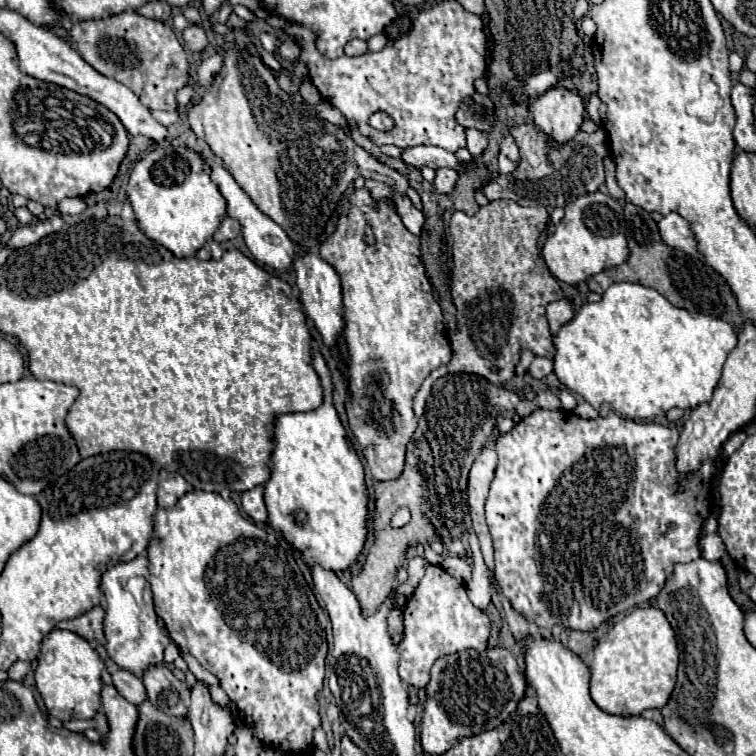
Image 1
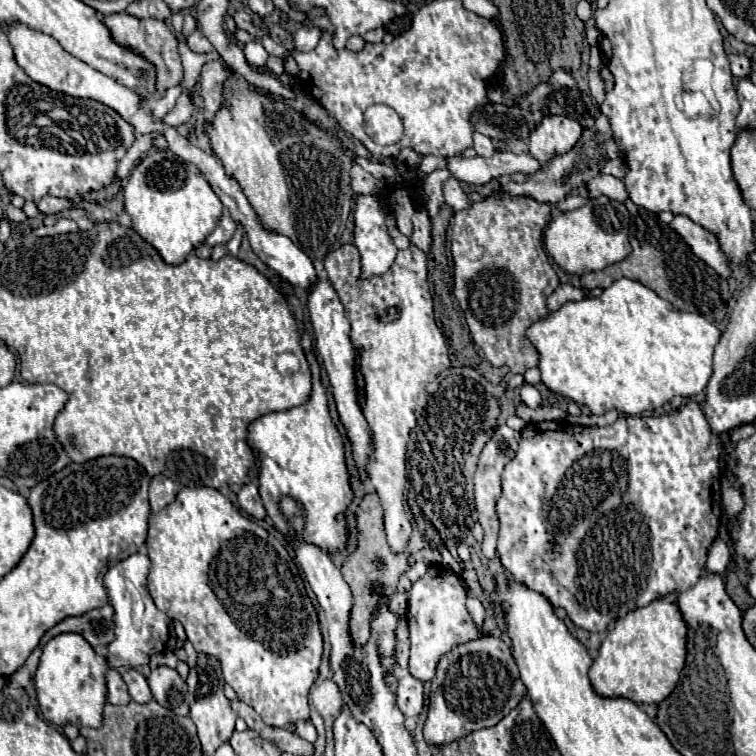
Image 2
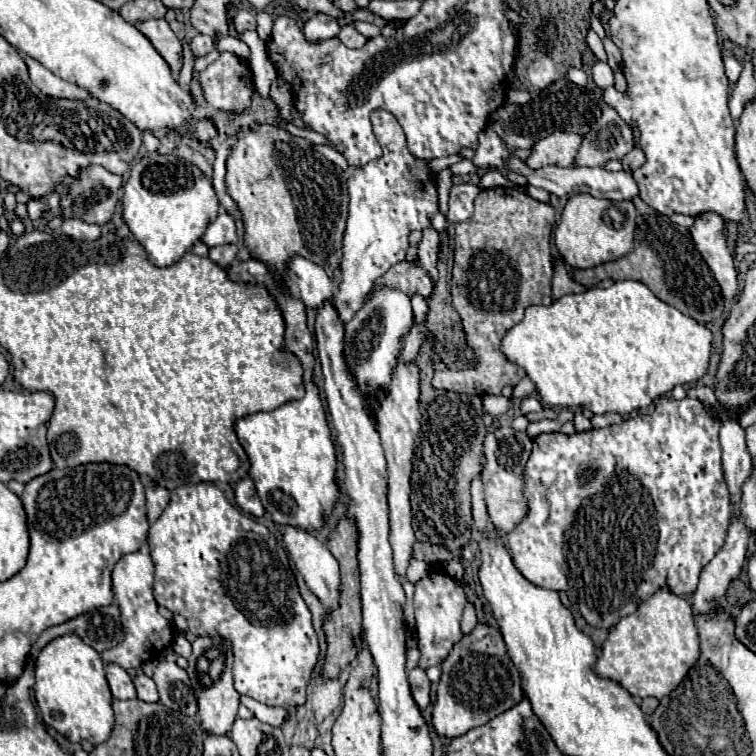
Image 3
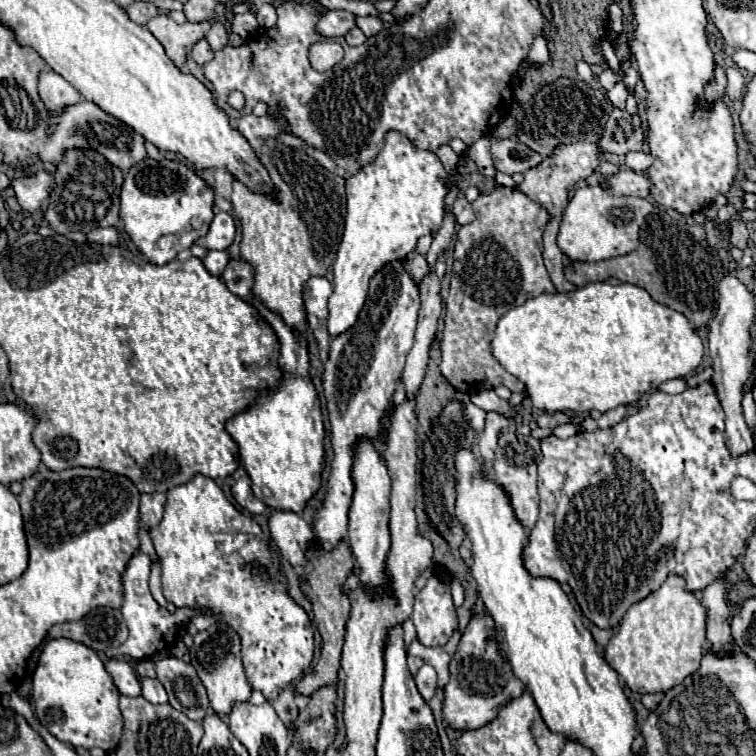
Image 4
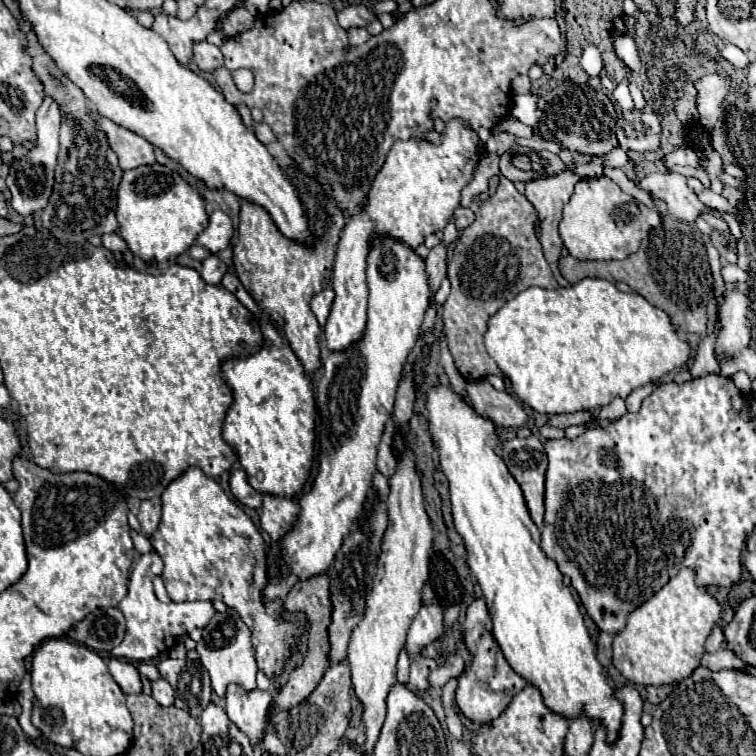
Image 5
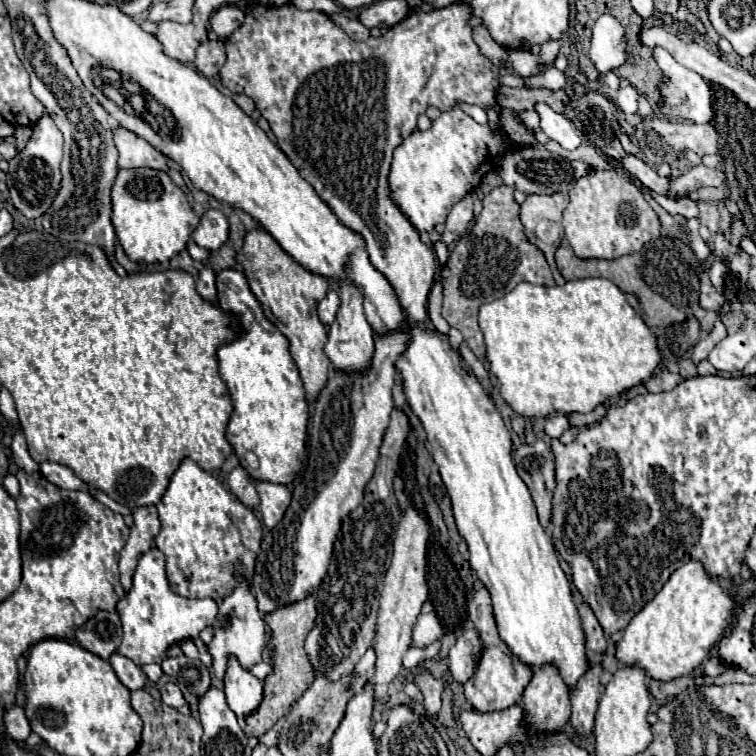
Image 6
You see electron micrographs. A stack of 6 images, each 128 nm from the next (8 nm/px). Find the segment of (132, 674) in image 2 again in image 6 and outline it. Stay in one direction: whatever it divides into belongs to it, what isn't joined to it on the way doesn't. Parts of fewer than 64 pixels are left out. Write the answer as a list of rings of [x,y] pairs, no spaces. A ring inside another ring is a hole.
[[[174,682],[164,684],[164,688],[160,690],[160,694],[162,694],[162,702],[168,704],[168,706],[172,706],[172,708],[180,708],[180,706],[186,704],[182,690]]]

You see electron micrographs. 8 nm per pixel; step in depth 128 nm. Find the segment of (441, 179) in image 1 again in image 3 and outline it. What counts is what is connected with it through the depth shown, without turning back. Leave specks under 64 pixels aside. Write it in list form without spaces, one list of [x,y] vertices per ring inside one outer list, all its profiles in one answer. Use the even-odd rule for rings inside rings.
[[[458,184],[458,186],[452,186],[450,190],[450,210],[446,214],[446,218],[450,222],[462,222],[462,220],[468,220],[474,212],[474,198],[478,196],[478,186],[474,184]]]

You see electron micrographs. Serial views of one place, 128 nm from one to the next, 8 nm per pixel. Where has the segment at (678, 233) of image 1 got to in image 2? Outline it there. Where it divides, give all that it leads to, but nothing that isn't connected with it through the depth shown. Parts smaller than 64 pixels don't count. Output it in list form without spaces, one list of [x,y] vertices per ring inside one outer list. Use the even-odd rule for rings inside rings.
[[[676,216],[672,222],[672,228],[676,228],[676,232],[680,232],[680,236],[684,236],[684,240],[692,248],[692,252],[696,252],[696,256],[700,256],[710,268],[714,268],[718,272],[718,276],[722,276],[724,280],[728,280],[732,276],[728,258],[720,250],[718,238],[710,230],[702,228],[700,224],[692,222],[686,216]]]

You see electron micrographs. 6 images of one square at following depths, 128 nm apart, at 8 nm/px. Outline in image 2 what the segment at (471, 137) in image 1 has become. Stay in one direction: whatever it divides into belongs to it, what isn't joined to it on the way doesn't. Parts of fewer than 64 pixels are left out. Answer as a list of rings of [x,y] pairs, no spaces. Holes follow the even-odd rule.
[[[474,132],[474,150],[476,150],[476,154],[482,156],[482,158],[490,158],[490,156],[496,152],[492,140],[490,140],[488,136],[480,134],[480,132]]]

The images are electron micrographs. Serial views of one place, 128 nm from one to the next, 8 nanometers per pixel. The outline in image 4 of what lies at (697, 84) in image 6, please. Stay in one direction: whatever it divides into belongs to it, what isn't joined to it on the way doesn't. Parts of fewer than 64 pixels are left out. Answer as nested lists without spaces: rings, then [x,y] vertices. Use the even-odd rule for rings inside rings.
[[[726,68],[726,78],[728,78],[728,86],[726,86],[726,96],[736,102],[742,98],[742,90],[744,90],[744,78],[740,74],[738,68]]]

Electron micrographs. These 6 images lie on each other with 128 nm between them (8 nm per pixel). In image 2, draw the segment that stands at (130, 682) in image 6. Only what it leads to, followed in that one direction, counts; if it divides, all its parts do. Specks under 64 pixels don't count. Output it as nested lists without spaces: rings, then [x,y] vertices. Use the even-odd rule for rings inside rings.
[[[110,668],[106,672],[106,684],[108,684],[108,702],[110,704],[128,704],[130,702],[128,686],[122,680],[122,674],[118,670]]]

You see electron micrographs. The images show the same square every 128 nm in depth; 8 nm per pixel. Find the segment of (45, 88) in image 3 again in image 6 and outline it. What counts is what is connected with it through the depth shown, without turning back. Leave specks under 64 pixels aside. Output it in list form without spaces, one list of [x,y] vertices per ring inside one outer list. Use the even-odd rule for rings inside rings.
[[[42,116],[34,124],[34,134],[32,134],[28,146],[10,160],[10,176],[6,180],[12,204],[26,218],[40,218],[50,208],[50,204],[54,202],[54,198],[60,190],[60,182],[62,182],[60,162],[62,162],[60,130],[52,124],[52,120],[48,120],[48,116]],[[28,158],[40,158],[40,160],[28,160]]]

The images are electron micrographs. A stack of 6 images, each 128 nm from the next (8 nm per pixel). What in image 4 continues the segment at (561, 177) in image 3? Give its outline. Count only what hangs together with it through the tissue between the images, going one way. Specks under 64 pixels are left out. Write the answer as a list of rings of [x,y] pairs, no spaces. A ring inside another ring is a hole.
[[[620,170],[618,174],[606,178],[610,184],[612,192],[616,196],[638,196],[638,198],[648,198],[652,182],[648,180],[646,174],[636,174],[632,170]]]

